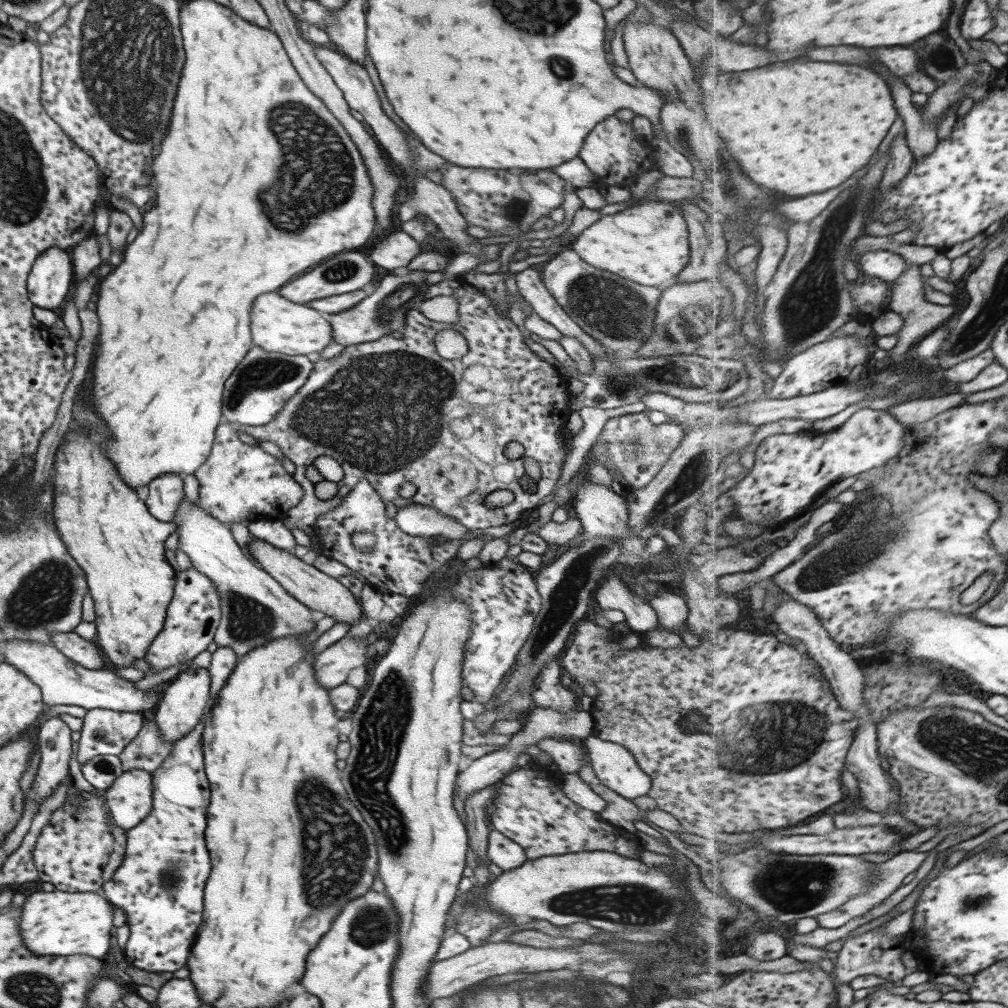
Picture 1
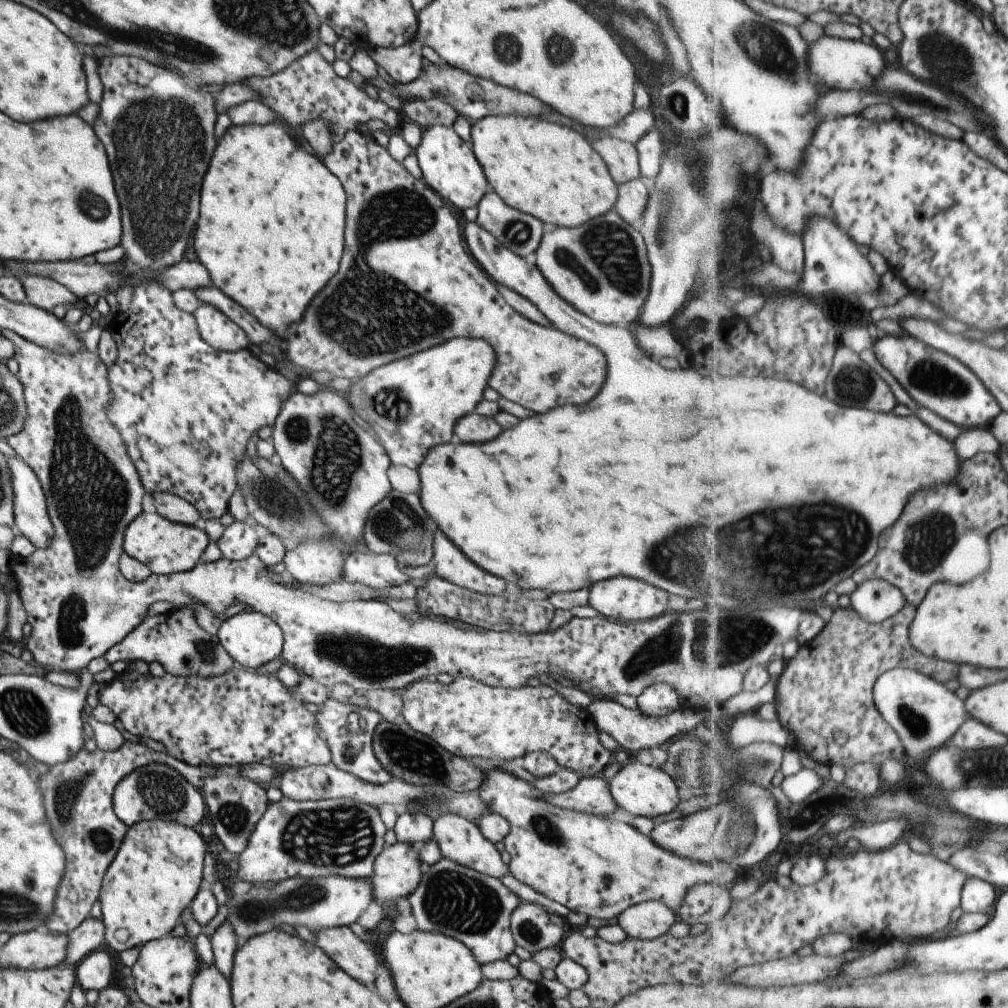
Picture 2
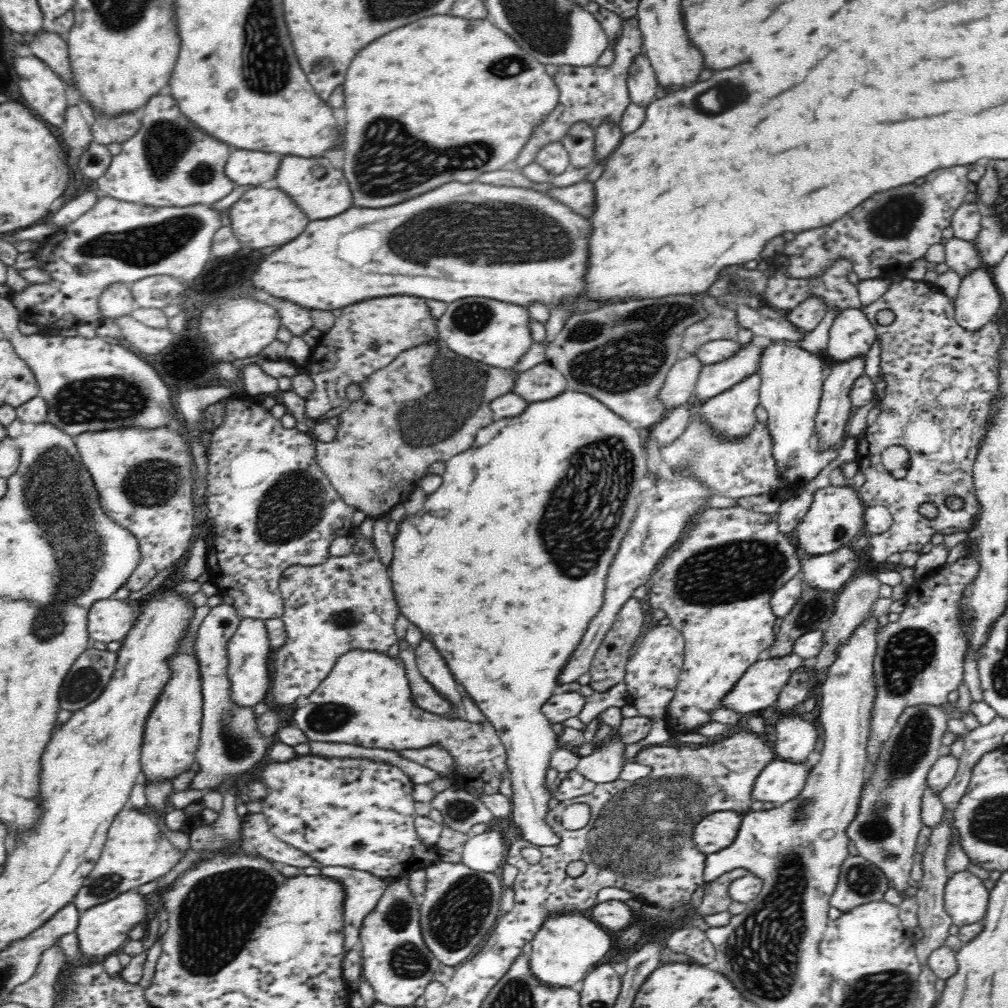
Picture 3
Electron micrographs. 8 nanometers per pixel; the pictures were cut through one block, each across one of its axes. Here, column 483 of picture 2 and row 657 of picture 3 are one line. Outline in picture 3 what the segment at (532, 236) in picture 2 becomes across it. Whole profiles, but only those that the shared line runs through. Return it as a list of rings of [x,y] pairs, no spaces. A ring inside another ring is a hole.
[[[227,601],[223,605],[211,608],[210,614],[204,618],[196,634],[193,644],[193,656],[199,666],[202,693],[202,720],[199,747],[195,754],[199,771],[195,773],[192,789],[218,790],[234,776],[244,774],[259,766],[266,750],[270,747],[267,738],[258,727],[258,715],[254,706],[247,707],[234,702],[232,699],[232,683],[228,676],[228,642],[240,628],[242,618],[238,611]]]

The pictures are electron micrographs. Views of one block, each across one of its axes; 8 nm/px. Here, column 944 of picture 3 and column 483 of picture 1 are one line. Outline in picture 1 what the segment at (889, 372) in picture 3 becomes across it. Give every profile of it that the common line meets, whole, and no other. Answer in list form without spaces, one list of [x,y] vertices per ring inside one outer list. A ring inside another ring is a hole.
[[[443,279],[427,289],[424,300],[447,293],[457,301],[458,319],[433,323],[433,328],[438,331],[453,329],[463,335],[468,351],[461,358],[445,360],[439,355],[433,356],[434,340],[417,340],[417,318],[422,314],[414,307],[405,313],[401,338],[387,334],[369,343],[346,346],[327,360],[312,358],[311,372],[299,390],[283,403],[281,410],[266,425],[234,427],[238,432],[251,435],[257,444],[265,440],[273,442],[285,459],[295,465],[292,478],[303,489],[303,496],[282,517],[281,524],[287,531],[299,529],[305,535],[313,536],[317,516],[335,508],[361,479],[366,480],[383,502],[391,502],[397,508],[409,504],[434,508],[467,531],[510,524],[518,520],[523,511],[541,505],[543,497],[553,491],[570,450],[570,443],[562,432],[568,414],[574,408],[567,389],[568,381],[553,365],[537,357],[525,345],[521,332],[507,314],[513,302],[511,295],[506,293],[506,310],[504,314],[498,314],[488,297],[475,288],[460,279],[452,282]],[[511,440],[523,446],[523,457],[537,462],[541,478],[537,480],[537,490],[533,494],[525,494],[519,486],[519,479],[524,474],[523,461],[508,460],[503,456],[503,448]],[[319,456],[332,457],[343,470],[341,482],[336,483],[337,493],[325,501],[313,495],[313,484],[305,478],[305,467]],[[403,482],[409,482],[417,489],[411,498],[401,498],[397,494]],[[495,490],[511,492],[513,501],[507,506],[485,508],[485,495]]]

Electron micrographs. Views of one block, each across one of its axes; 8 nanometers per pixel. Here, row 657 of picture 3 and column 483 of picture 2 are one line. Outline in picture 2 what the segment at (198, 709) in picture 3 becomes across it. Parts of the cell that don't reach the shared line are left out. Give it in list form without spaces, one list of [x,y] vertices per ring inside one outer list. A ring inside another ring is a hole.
[[[433,125],[424,129],[421,142],[416,147],[416,160],[422,181],[443,200],[447,200],[447,204],[459,210],[476,206],[489,190],[485,174],[473,156],[470,145],[463,142],[451,127]]]

